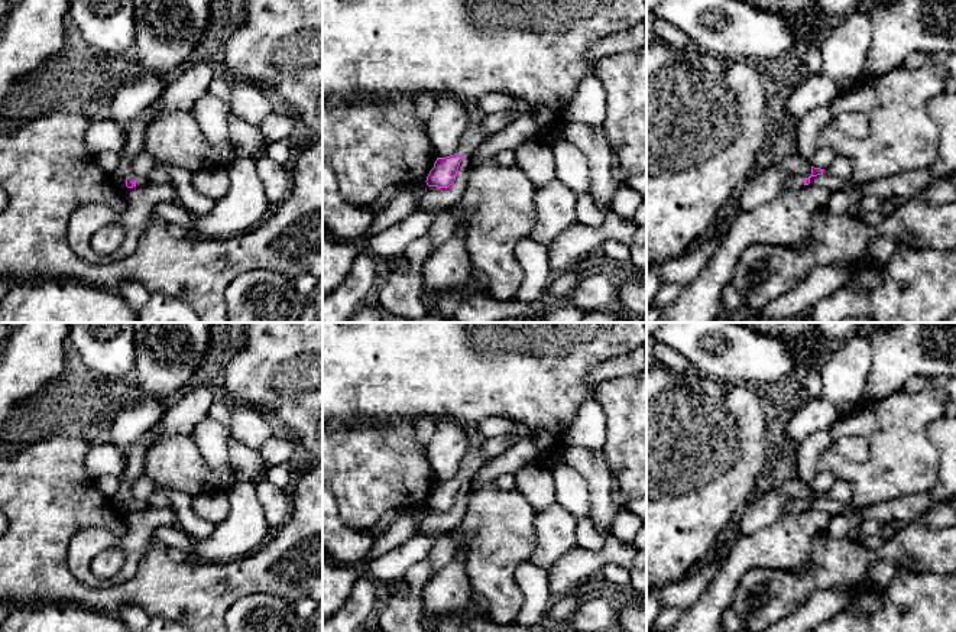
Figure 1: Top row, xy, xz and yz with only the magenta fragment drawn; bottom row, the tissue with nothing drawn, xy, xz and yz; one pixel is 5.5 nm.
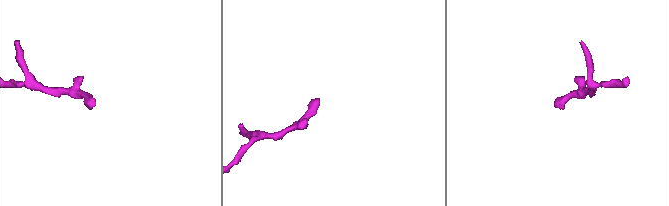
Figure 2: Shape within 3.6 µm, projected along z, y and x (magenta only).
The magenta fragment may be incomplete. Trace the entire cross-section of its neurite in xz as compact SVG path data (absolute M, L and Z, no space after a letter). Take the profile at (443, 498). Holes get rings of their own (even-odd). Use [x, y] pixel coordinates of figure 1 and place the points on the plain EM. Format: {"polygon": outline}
{"polygon": "M470 448L460 466L458 474L447 482L437 482L434 492L427 500L427 509L448 512L456 505L460 486L464 482L470 482L489 461L490 458L485 457L479 450Z"}

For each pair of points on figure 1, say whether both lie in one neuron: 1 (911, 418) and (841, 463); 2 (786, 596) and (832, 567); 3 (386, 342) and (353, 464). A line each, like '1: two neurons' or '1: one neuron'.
1: one neuron
2: one neuron
3: two neurons

